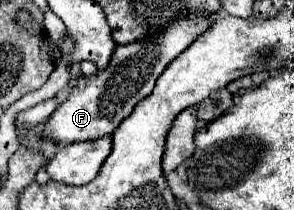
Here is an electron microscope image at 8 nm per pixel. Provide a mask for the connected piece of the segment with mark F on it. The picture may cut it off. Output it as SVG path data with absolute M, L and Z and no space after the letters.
M181 19L177 23L169 23L165 33L153 39L143 39L131 45L117 45L113 59L105 71L99 71L93 77L79 77L77 87L73 87L69 99L61 103L53 115L45 121L43 135L53 139L59 147L71 145L77 141L91 141L105 135L111 135L123 119L131 115L135 105L147 97L157 77L163 69L173 61L181 51L185 51L197 35L201 35L209 25L209 19Z

